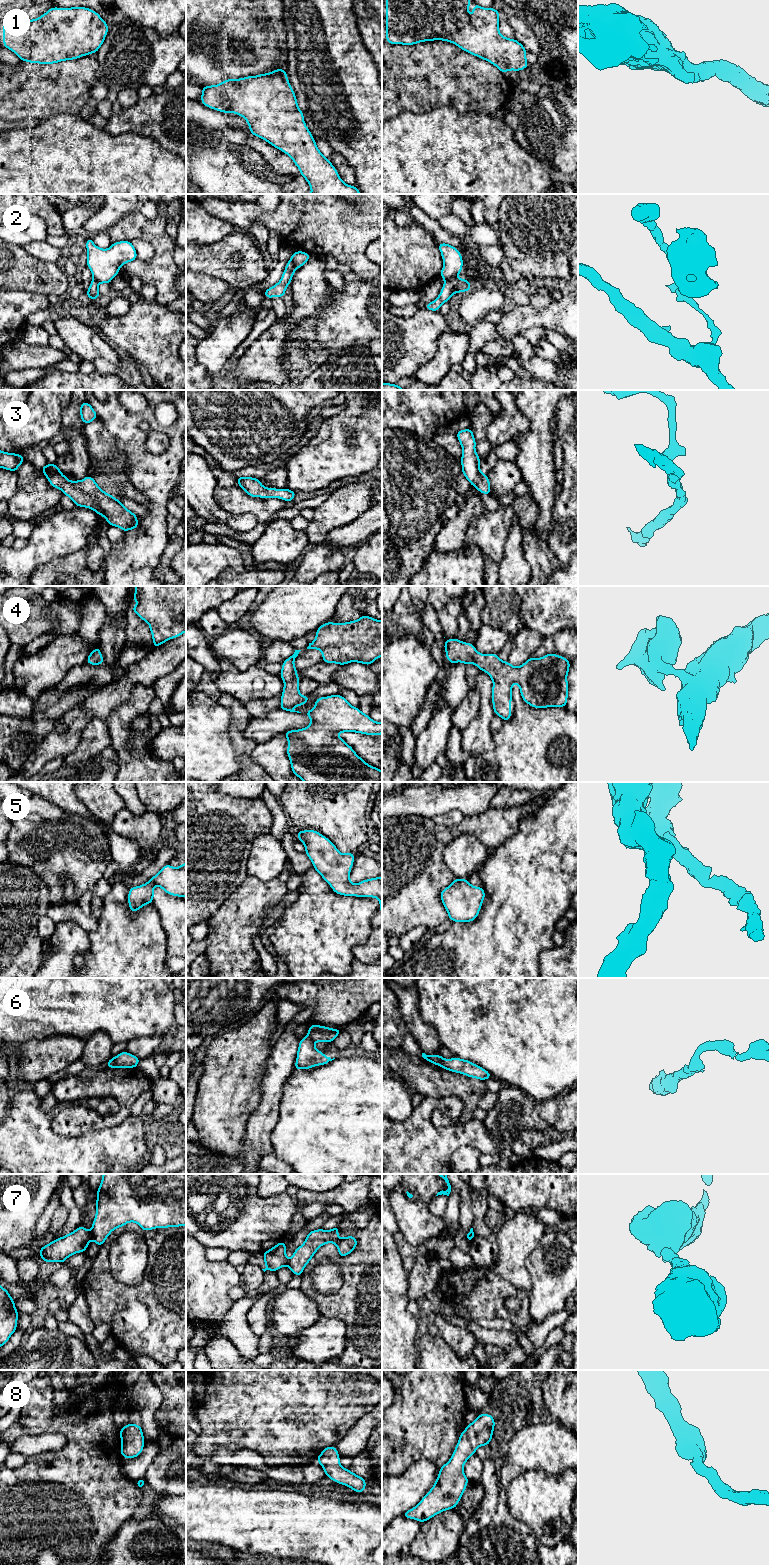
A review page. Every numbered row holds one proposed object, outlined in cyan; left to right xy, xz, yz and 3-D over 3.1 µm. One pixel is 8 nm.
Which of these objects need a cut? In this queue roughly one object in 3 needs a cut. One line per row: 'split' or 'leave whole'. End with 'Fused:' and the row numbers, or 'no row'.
1: leave whole
2: split
3: leave whole
4: leave whole
5: leave whole
6: split
7: split
8: leave whole
Fused: 2, 6, 7

